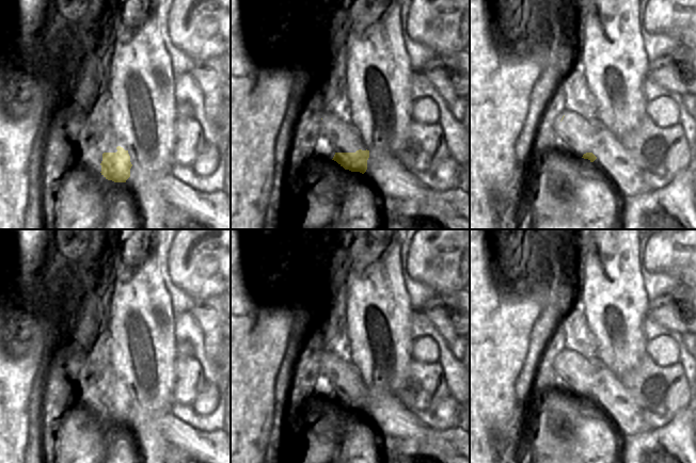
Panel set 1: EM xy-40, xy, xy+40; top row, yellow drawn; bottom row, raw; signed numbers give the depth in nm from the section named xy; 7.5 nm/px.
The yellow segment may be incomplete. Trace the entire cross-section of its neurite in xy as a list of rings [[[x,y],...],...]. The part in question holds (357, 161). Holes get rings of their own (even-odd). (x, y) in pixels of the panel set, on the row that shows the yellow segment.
[[[359,149],[355,153],[335,153],[332,160],[336,161],[345,170],[364,174],[367,170],[369,150]]]

